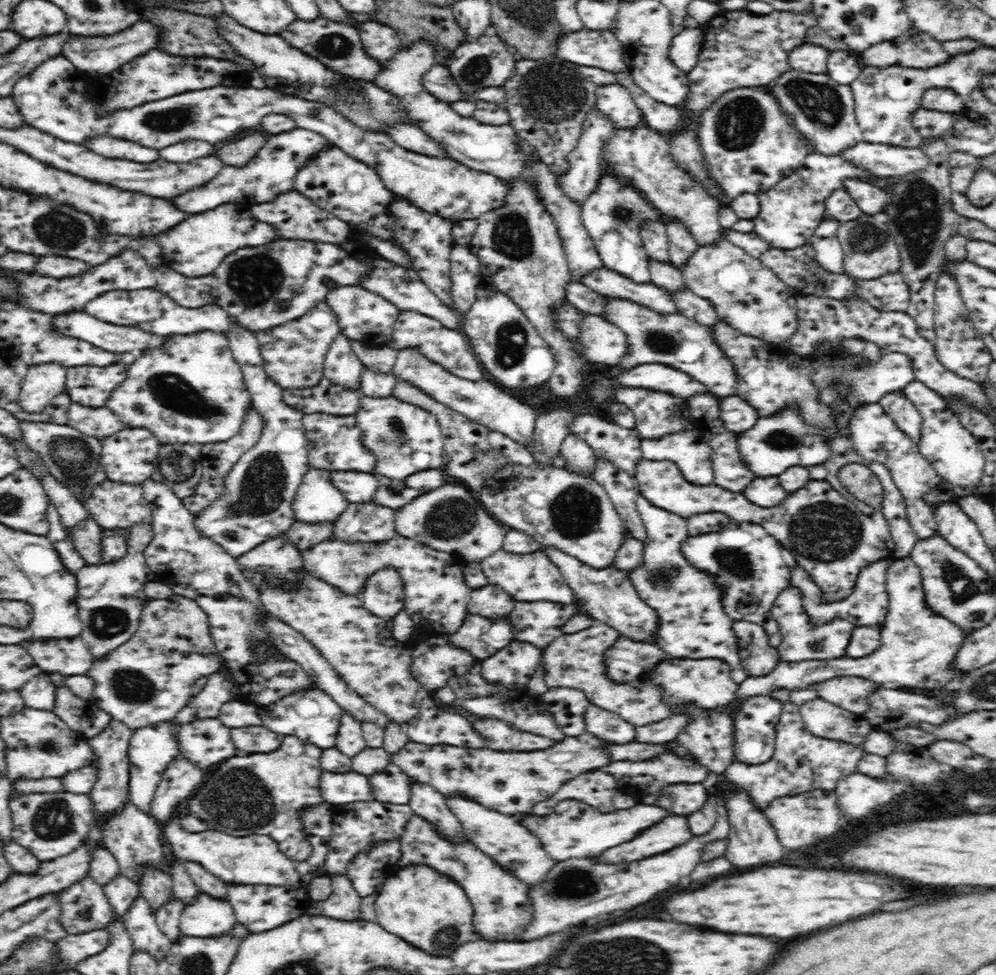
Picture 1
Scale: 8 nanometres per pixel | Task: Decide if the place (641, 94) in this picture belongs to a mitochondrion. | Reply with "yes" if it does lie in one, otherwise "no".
no

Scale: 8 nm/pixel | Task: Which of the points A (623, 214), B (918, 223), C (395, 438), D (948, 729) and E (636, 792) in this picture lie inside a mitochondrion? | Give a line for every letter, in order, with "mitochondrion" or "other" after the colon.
A: mitochondrion
B: mitochondrion
C: mitochondrion
D: other
E: other

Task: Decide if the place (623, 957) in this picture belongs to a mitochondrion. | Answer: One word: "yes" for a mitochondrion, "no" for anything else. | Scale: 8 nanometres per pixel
yes

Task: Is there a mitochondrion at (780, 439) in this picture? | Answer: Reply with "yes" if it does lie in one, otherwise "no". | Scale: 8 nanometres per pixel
yes

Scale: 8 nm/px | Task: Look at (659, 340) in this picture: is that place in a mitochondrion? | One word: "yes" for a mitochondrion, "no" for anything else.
yes

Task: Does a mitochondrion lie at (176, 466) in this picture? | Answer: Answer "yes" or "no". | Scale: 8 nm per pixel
yes

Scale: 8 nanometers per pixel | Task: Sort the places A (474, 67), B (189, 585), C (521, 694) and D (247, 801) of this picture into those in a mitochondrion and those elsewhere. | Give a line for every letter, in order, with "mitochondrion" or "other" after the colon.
A: mitochondrion
B: other
C: other
D: mitochondrion

